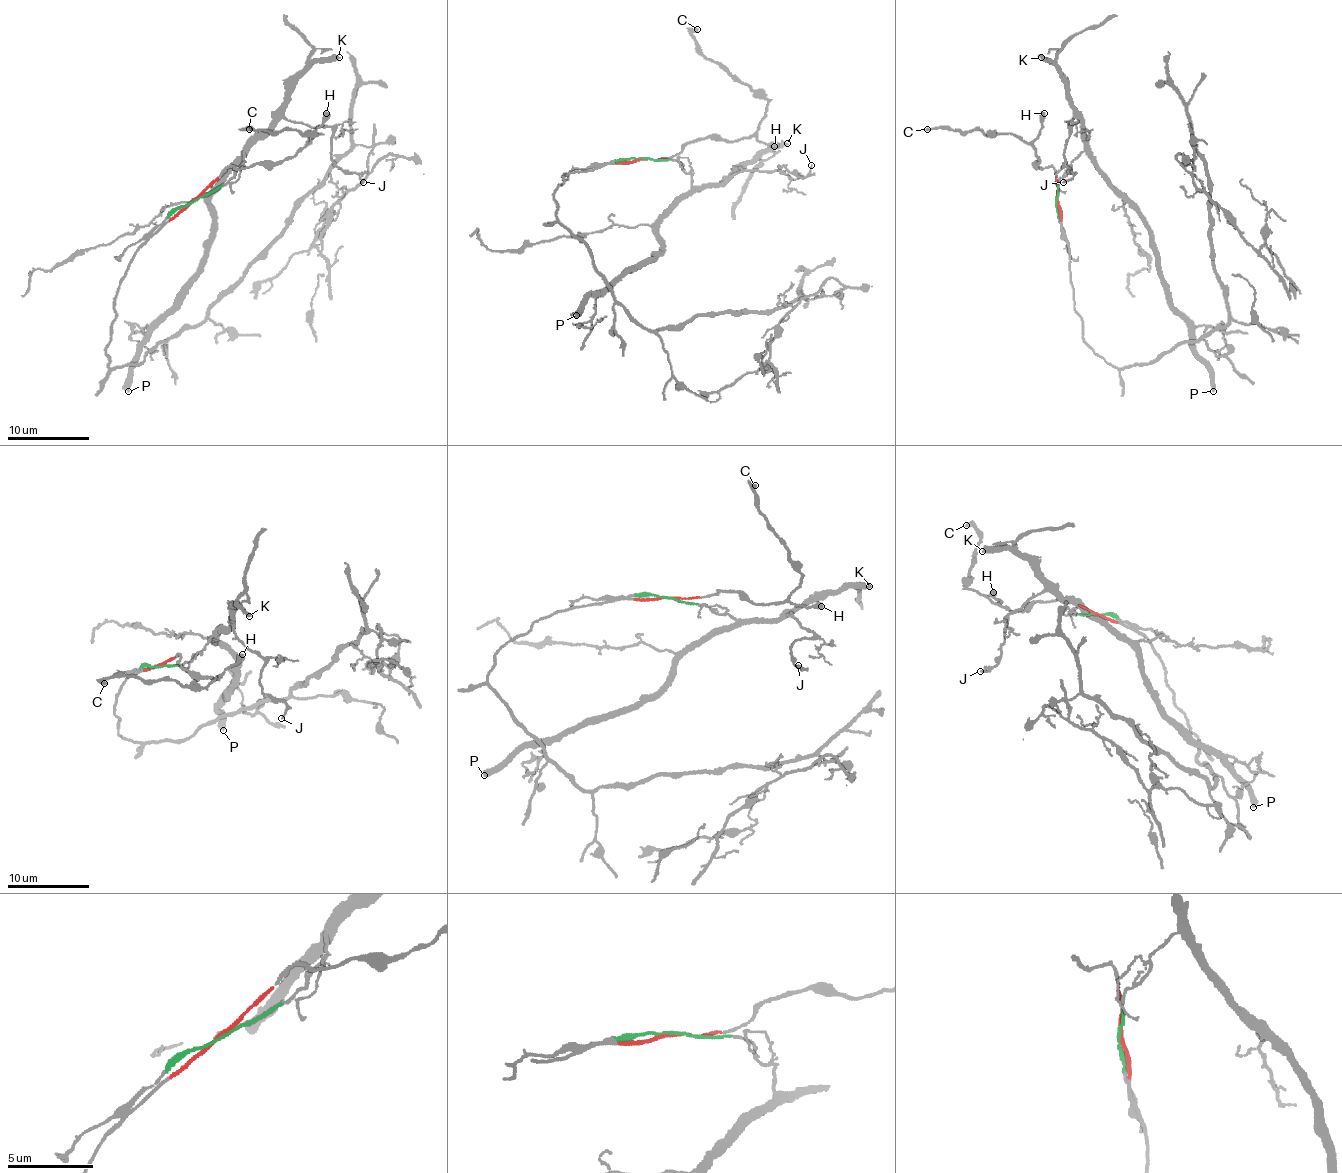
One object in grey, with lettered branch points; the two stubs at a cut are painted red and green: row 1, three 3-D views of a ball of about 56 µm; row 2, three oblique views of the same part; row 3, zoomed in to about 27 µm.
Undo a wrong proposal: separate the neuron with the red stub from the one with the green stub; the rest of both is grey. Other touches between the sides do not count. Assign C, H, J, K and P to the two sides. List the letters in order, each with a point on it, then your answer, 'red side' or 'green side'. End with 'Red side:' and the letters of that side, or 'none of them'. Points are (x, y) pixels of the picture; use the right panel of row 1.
C: at (927, 129); red side
H: at (1044, 113); red side
J: at (1063, 182); green side
K: at (1041, 57); green side
P: at (1213, 391); green side
Red side: C, H

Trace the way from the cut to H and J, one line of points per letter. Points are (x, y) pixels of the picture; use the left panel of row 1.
H: (194, 200), (227, 167), (239, 169), (290, 159), (307, 143), (327, 112)
J: (194, 200), (229, 181), (245, 151), (282, 118), (329, 126), (331, 159), (364, 181)

